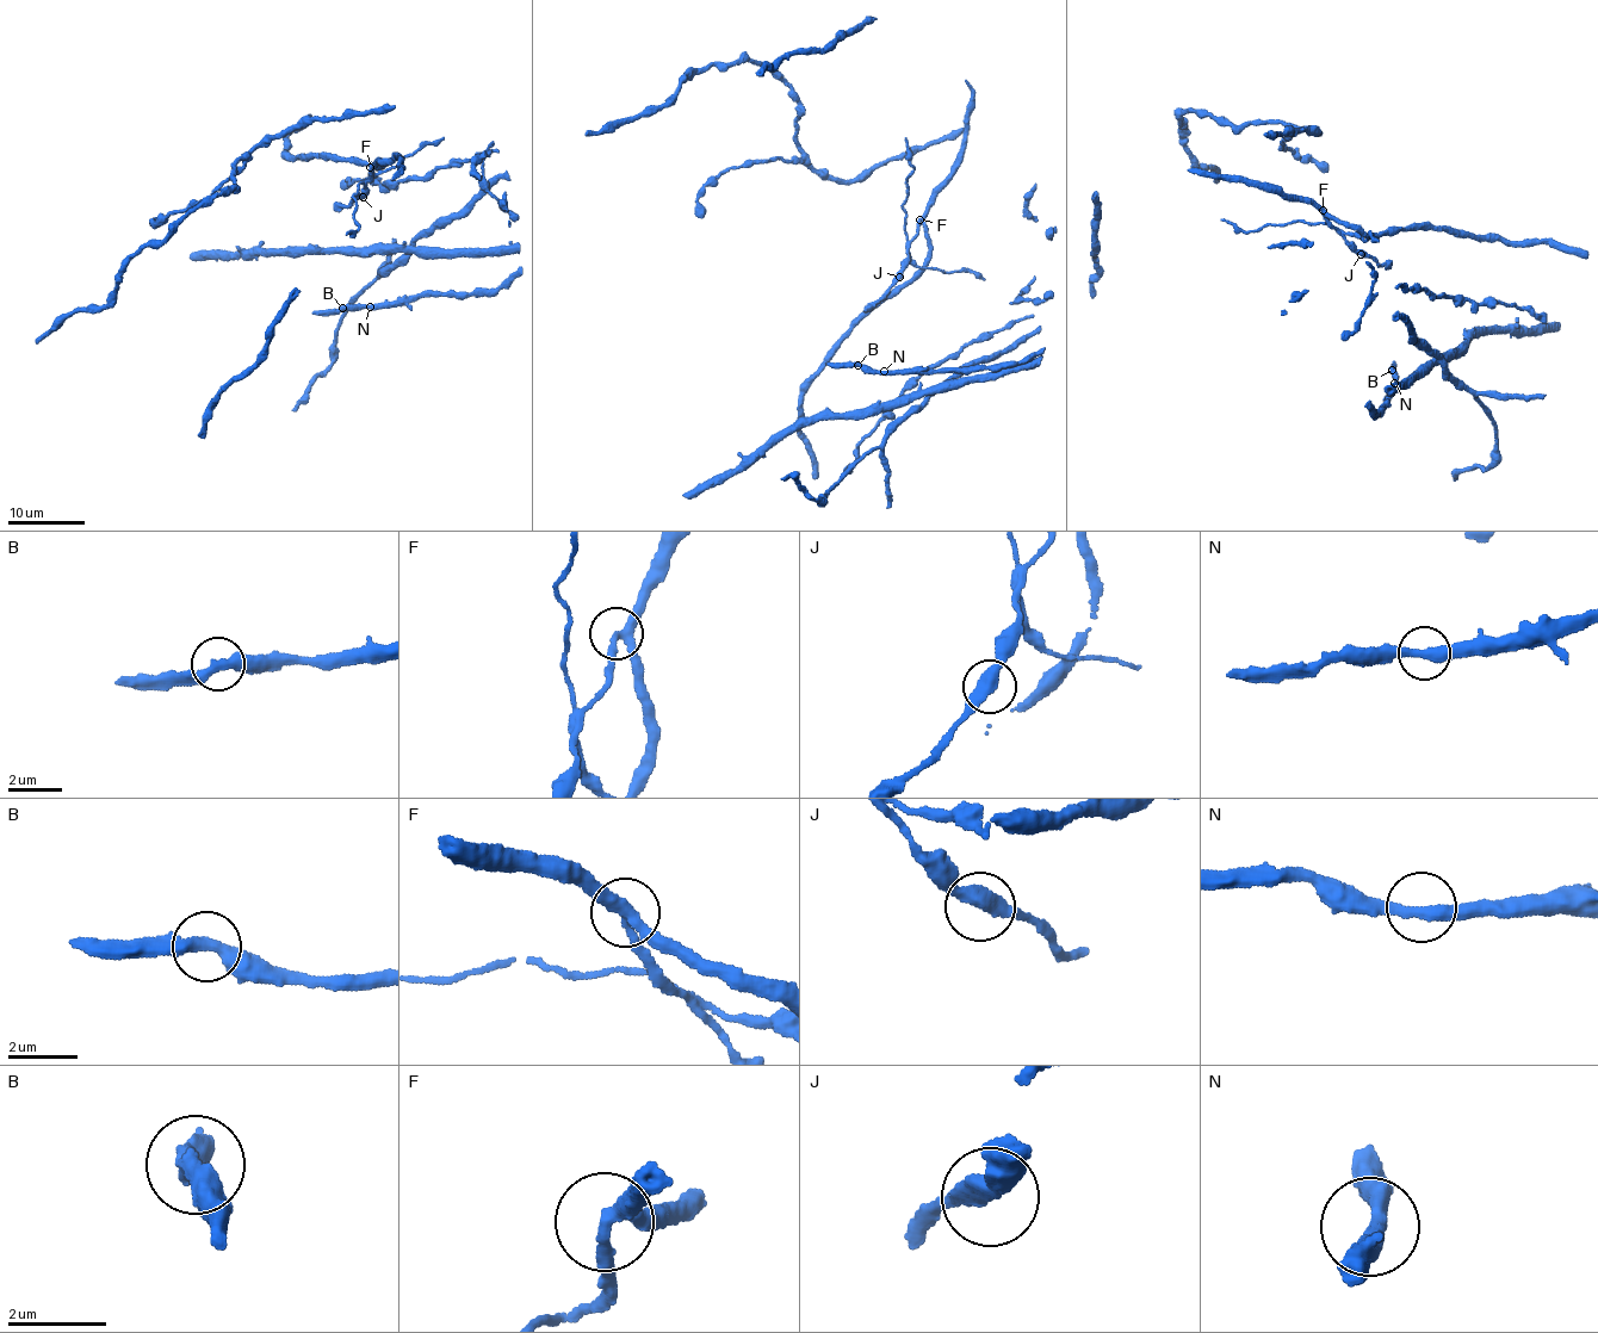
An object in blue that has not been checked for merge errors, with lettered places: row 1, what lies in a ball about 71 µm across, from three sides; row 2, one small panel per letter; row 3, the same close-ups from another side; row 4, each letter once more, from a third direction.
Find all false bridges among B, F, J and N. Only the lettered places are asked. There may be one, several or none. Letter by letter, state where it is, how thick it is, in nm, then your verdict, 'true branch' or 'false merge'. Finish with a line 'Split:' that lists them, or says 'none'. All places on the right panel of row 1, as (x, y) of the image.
B: at (1392, 370); 380 nm thick; true branch
F: at (1323, 210); 280 nm thick; true branch
J: at (1361, 254); 400 nm thick; true branch
N: at (1394, 383); 360 nm thick; true branch
Split: none

